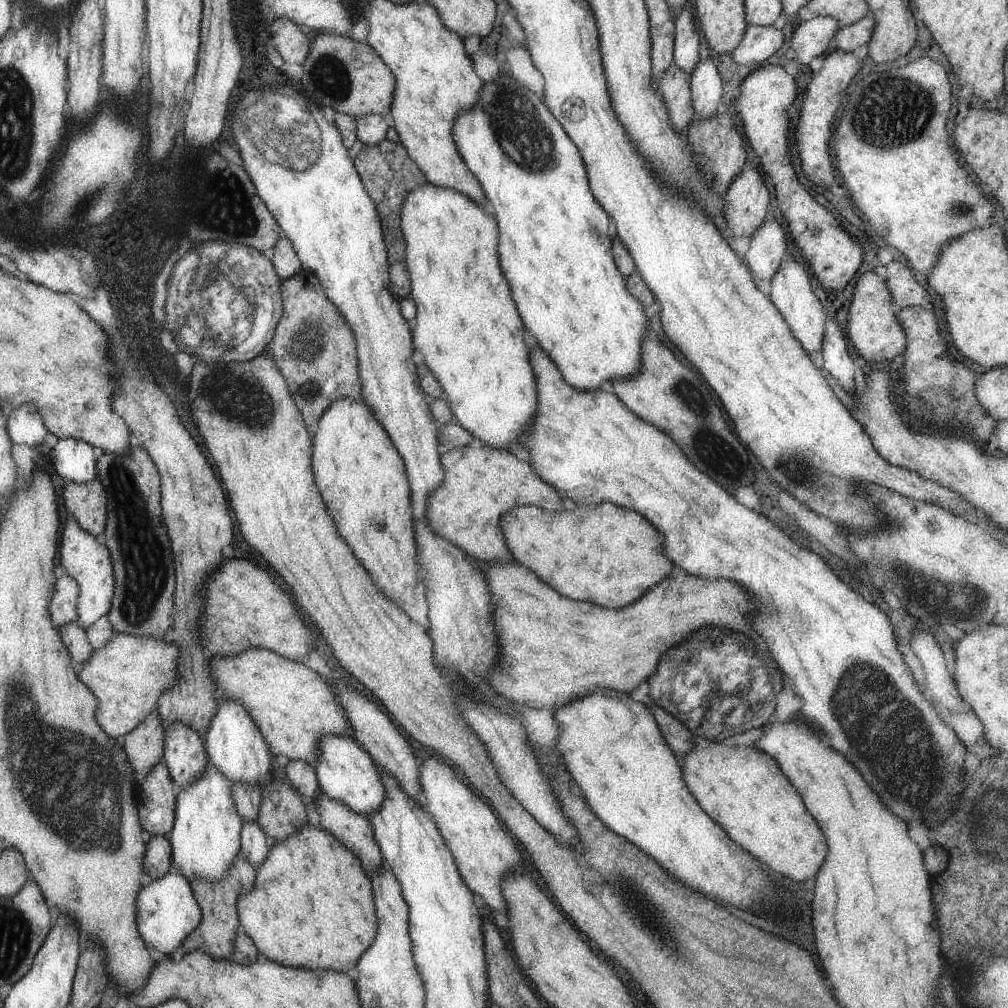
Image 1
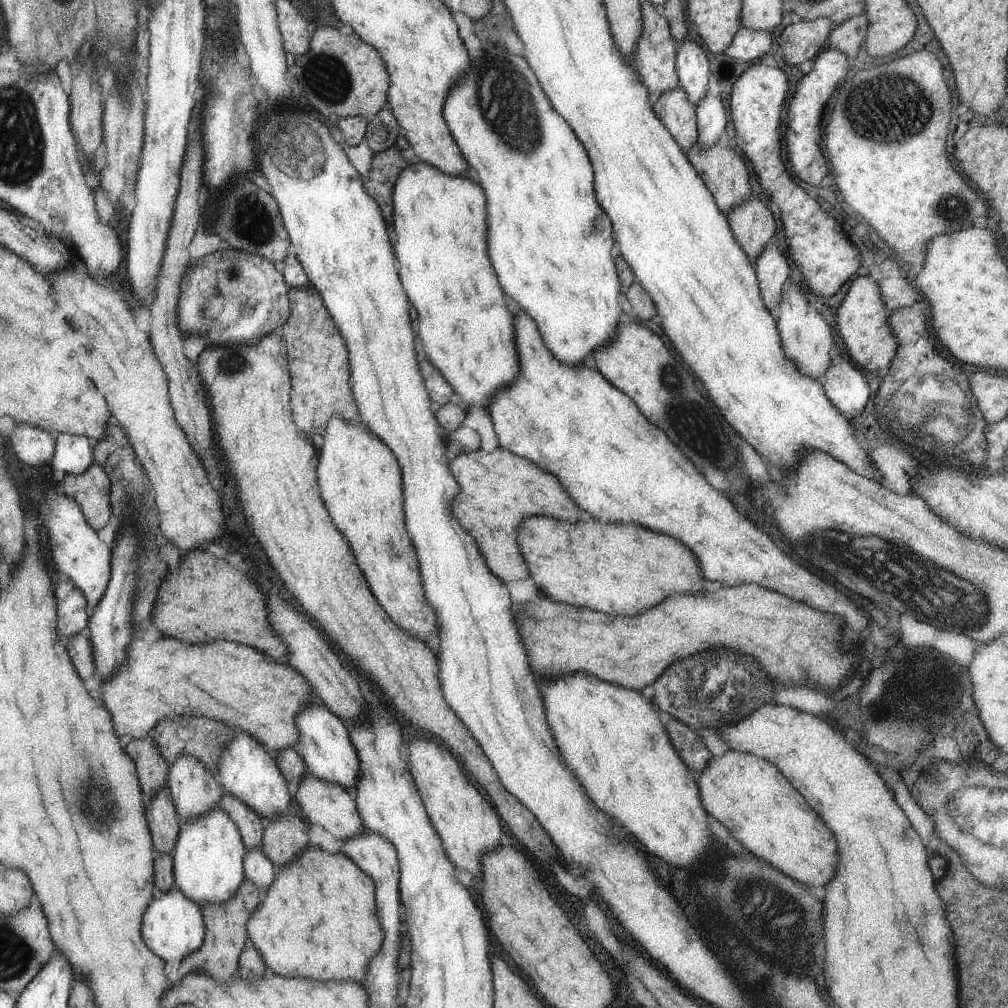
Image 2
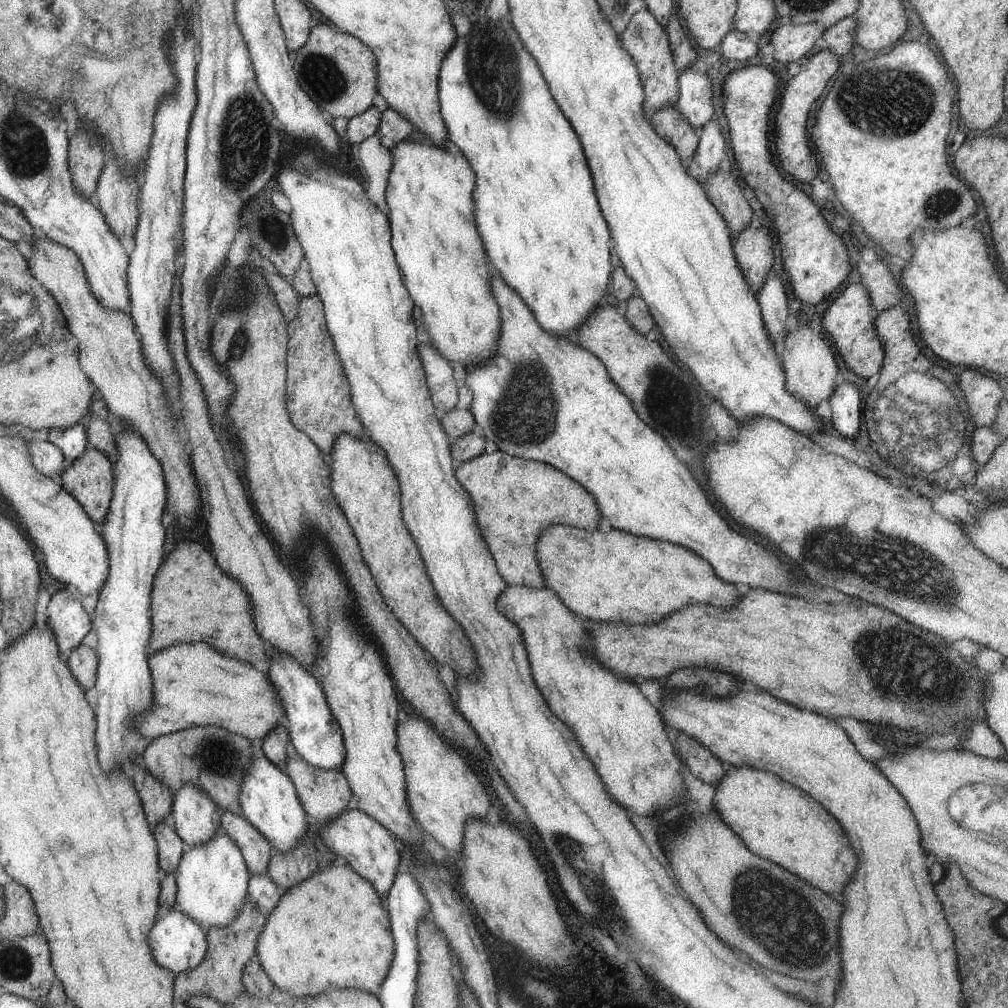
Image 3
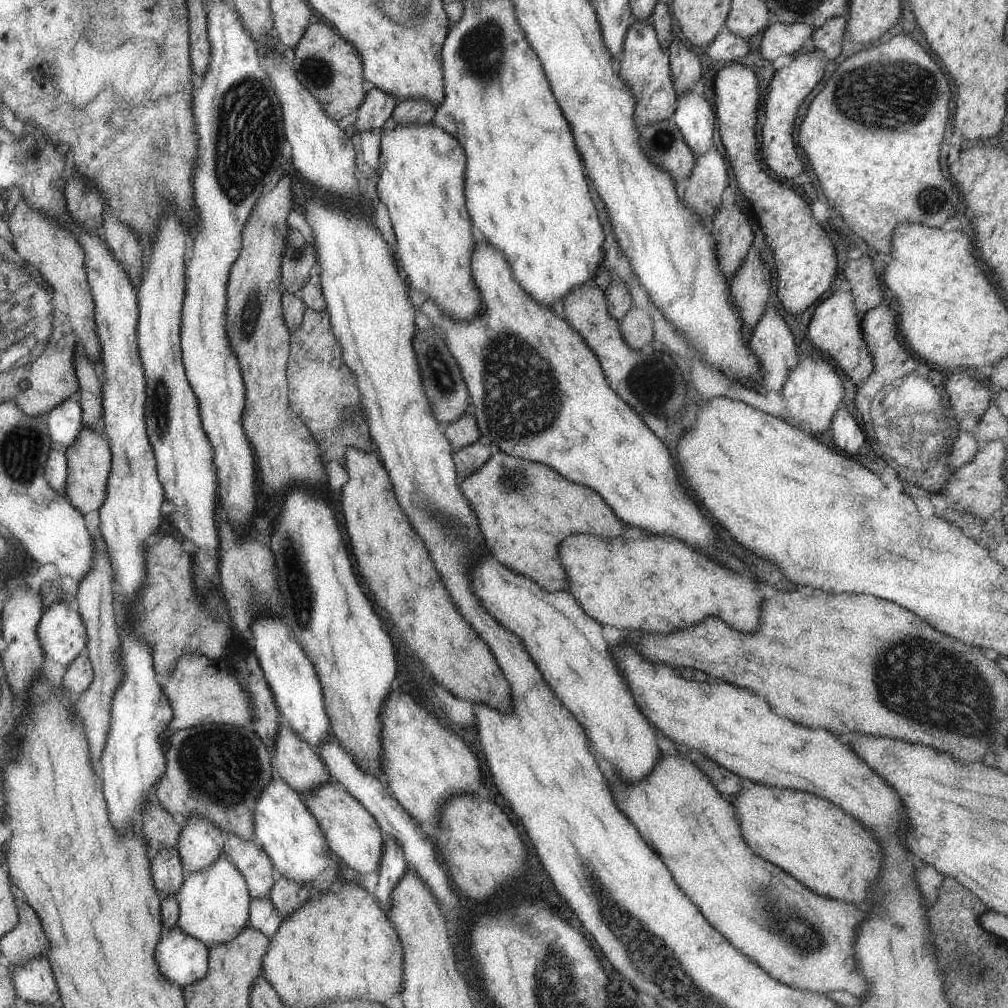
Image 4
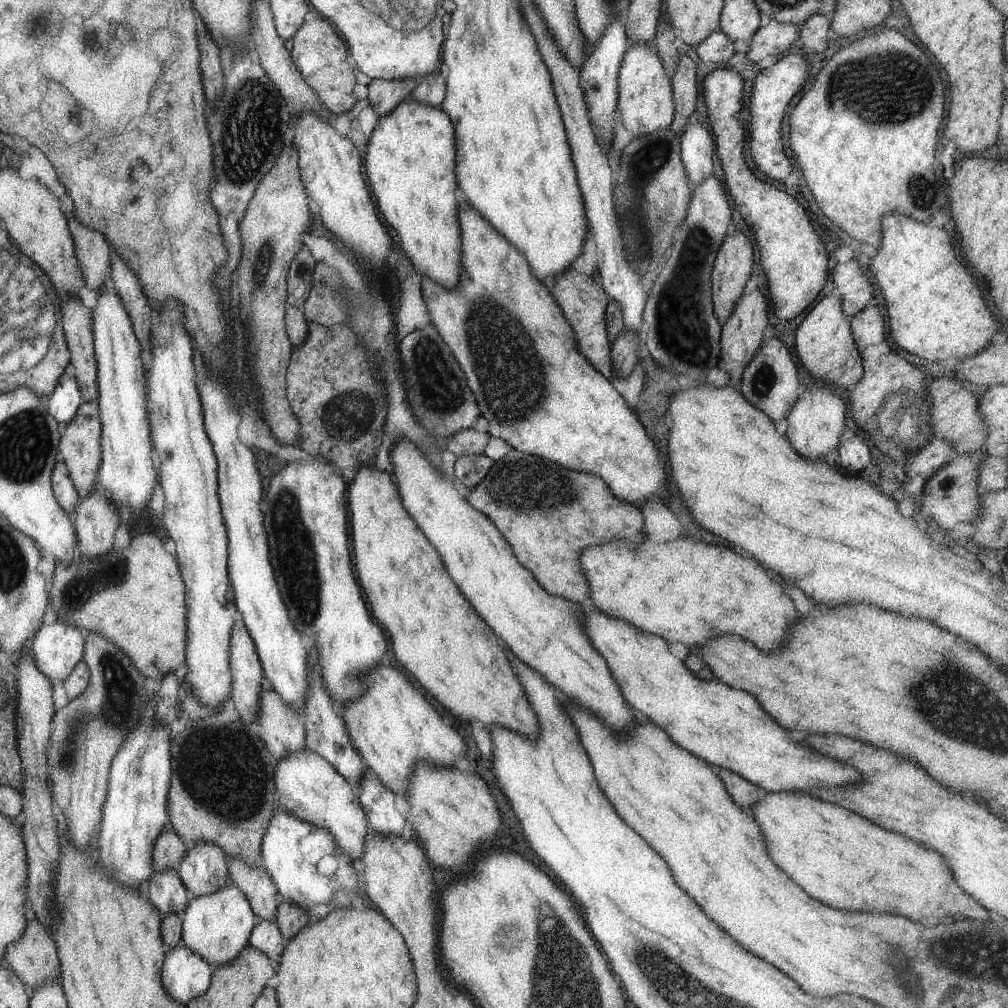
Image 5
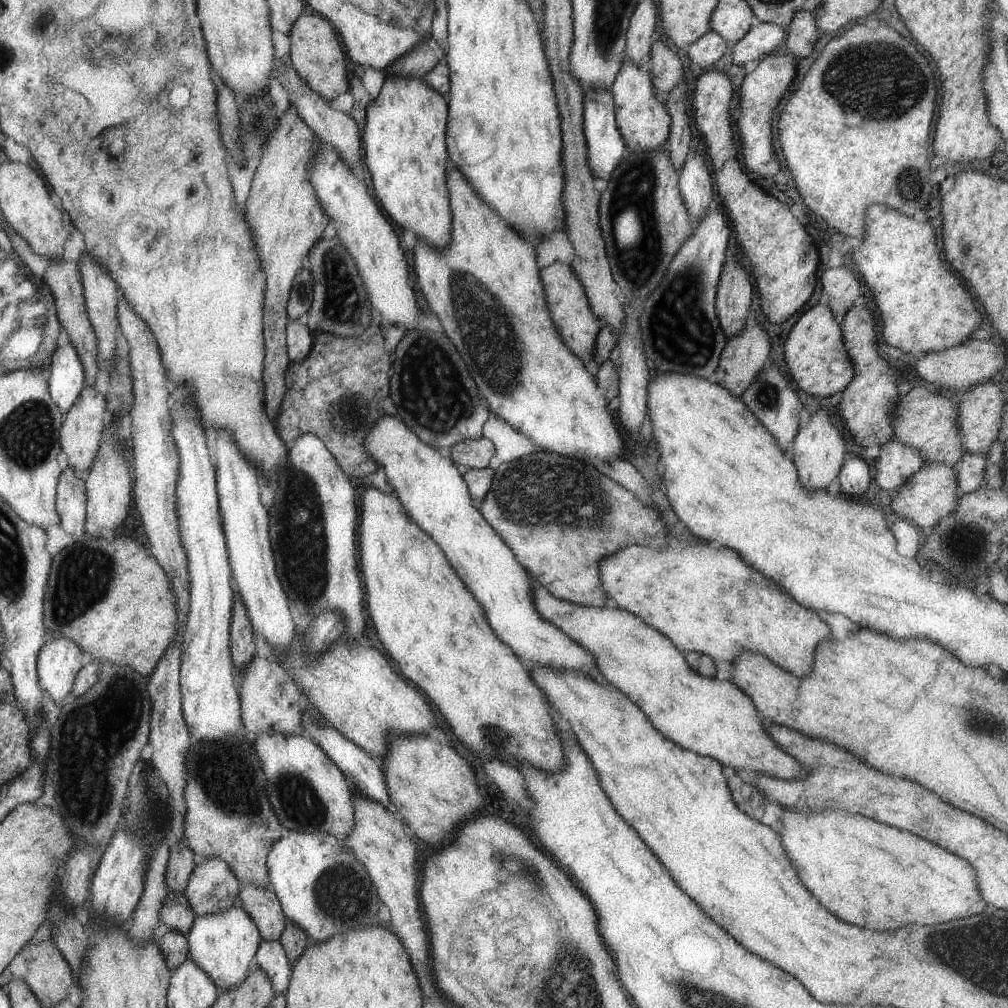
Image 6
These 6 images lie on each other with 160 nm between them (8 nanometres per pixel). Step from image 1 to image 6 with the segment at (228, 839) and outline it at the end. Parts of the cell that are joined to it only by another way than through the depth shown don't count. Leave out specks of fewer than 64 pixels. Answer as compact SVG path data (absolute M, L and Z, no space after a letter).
M240 904L217 915L197 917L187 934L189 958L192 959L220 988L220 992L237 989L254 970L257 950L263 938L258 927Z

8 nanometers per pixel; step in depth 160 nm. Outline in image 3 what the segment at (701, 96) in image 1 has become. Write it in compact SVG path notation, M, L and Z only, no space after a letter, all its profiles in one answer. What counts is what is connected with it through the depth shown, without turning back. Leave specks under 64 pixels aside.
M713 118L702 130L699 136L695 153L692 157L687 173L695 178L702 186L716 173L725 160L726 140L722 135L722 130Z

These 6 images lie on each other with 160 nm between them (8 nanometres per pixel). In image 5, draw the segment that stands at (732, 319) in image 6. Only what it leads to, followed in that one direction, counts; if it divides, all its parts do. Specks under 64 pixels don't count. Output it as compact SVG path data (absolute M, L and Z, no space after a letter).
M732 229L724 239L722 246L719 246L716 255L713 271L711 274L712 298L714 298L714 312L719 323L723 325L733 313L738 299L745 293L750 273L754 268L754 248L742 232Z

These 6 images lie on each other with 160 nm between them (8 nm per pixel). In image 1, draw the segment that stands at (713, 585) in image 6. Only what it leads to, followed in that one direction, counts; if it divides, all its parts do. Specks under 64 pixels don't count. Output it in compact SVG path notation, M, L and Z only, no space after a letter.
M598 504L594 508L578 506L570 512L546 512L534 506L520 506L510 508L504 516L502 530L516 562L536 572L542 582L572 600L584 600L606 608L624 608L636 602L648 588L662 580L666 581L674 568L674 564L664 554L664 540L660 532L648 520L644 522L638 512L624 510L614 504Z

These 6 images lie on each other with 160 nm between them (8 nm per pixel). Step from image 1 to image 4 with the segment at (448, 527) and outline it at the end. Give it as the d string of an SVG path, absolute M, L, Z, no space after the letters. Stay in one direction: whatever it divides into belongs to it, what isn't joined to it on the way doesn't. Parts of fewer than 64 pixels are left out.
M479 442L458 449L453 459L458 478L464 480L460 490L474 511L487 549L504 566L531 578L542 590L549 593L569 590L569 578L559 553L565 538L578 532L596 536L624 536L626 524L618 520L598 492L568 482L550 466L526 462L502 451L491 456L490 447Z

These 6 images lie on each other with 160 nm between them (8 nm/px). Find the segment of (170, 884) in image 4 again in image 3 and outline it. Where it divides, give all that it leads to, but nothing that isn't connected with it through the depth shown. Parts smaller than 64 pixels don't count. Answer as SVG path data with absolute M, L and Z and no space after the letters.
M169 822L161 823L155 827L160 847L160 865L164 874L176 874L181 858L186 851L186 844L177 834L176 828L169 825Z

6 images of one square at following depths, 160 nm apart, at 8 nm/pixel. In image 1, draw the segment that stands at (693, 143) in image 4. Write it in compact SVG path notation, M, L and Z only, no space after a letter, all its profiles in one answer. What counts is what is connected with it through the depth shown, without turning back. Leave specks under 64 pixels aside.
M690 6L675 20L675 41L673 42L673 63L689 78L697 67L701 55L705 52L700 48L700 34L696 28L696 21L690 13Z

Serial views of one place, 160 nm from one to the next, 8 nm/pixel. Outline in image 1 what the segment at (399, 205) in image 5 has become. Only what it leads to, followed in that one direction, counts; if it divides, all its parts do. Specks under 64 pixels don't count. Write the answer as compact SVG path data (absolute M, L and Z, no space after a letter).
M430 181L416 185L404 199L402 210L402 234L404 234L404 242L406 242L406 272L410 276L410 296L416 300L416 308L418 314L414 316L414 320L410 320L410 330L413 336L413 346L424 354L424 362L434 372L434 376L438 378L438 382L442 384L444 394L447 394L447 402L452 410L455 422L462 428L468 430L475 439L478 439L486 447L508 450L510 446L514 446L517 450L522 450L520 446L520 436L526 434L526 430L530 430L530 426L534 424L536 412L538 412L538 390L537 381L532 364L530 364L530 340L525 330L524 324L516 312L516 306L512 302L510 296L510 288L508 282L500 270L500 262L498 262L498 224L495 219L478 204L474 202L470 196L454 190L454 188L444 188L436 186Z

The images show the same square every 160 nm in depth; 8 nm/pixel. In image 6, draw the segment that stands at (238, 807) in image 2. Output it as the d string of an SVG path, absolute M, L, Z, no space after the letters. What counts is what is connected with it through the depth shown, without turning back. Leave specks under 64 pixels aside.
M242 884L238 903L252 918L264 941L280 940L288 918L272 890Z

